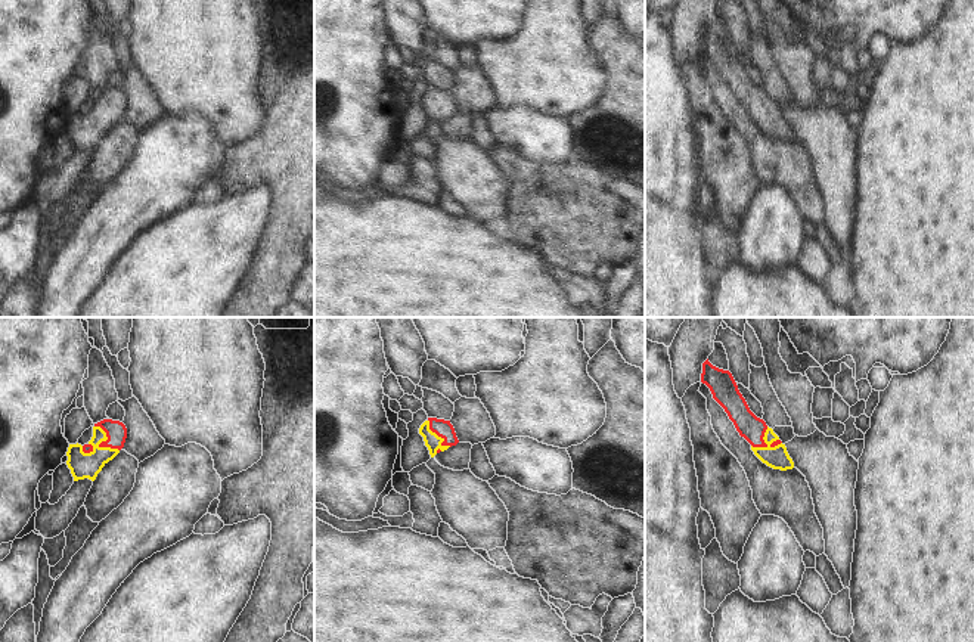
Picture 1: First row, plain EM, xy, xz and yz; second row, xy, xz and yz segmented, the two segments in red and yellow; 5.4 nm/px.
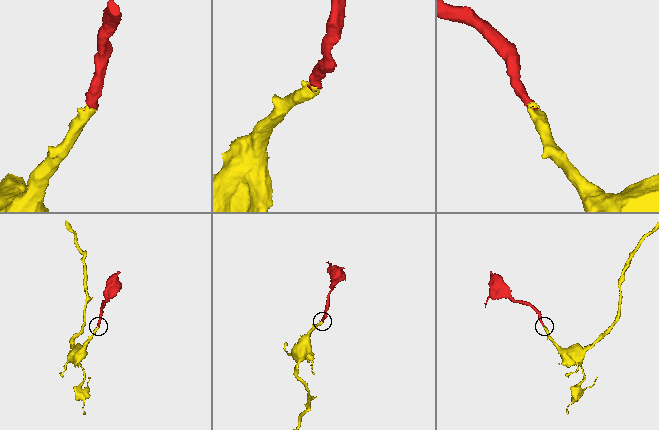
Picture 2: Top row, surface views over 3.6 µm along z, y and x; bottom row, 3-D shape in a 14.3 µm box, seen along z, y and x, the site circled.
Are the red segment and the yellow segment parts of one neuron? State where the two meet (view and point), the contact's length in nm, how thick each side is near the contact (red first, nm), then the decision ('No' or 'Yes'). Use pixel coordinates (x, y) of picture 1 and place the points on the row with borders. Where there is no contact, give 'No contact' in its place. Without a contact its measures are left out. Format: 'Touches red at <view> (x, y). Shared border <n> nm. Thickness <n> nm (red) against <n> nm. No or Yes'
Touches red at yz (766, 446). Shared border 170 nm. Thickness 140 nm (red) against 120 nm. Yes.

